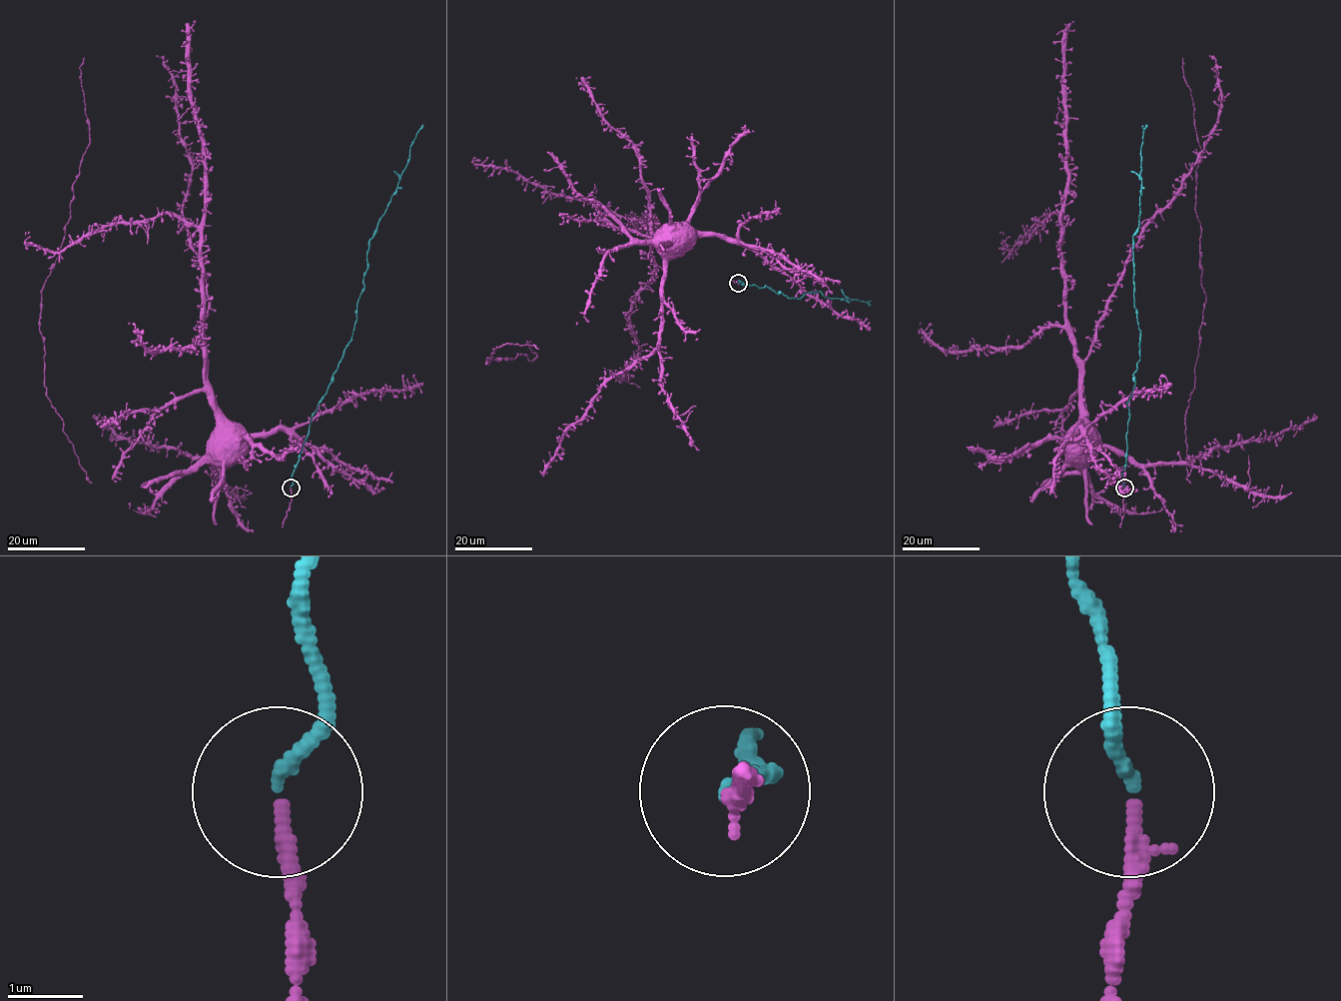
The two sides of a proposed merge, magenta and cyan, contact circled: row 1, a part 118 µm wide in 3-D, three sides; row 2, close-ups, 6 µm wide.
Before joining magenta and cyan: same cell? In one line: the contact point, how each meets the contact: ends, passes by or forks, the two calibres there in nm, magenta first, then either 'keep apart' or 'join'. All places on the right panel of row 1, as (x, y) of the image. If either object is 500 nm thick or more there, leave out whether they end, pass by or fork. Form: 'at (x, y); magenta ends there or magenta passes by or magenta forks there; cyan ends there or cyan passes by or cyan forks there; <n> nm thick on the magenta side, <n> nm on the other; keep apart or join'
at (1124, 488); magenta ends there; cyan ends there; 200 nm thick on the magenta side, 160 nm on the other; join

